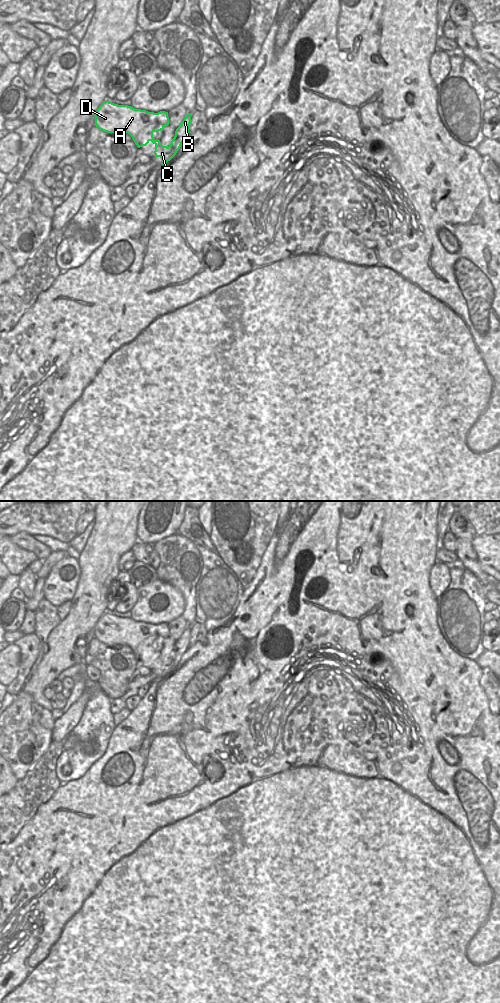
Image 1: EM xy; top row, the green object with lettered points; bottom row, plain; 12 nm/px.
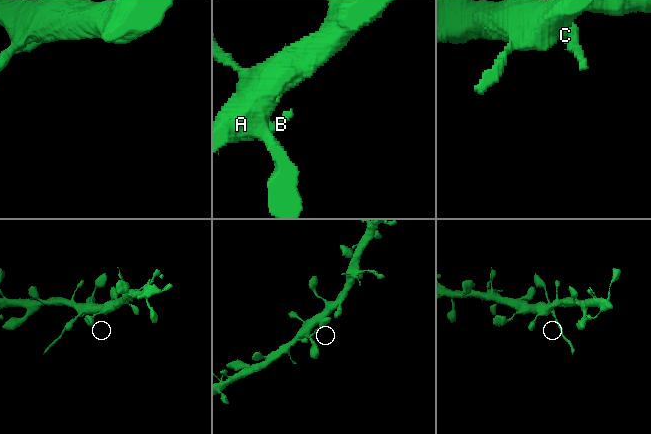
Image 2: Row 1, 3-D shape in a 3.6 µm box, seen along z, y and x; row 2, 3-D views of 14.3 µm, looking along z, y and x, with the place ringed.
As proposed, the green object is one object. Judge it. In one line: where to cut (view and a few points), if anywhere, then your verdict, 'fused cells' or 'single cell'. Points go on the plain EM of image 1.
cut xy (168, 659), (170, 668), (165, 673); fused cells

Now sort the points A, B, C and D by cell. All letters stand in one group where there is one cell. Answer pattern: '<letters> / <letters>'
A C D / B

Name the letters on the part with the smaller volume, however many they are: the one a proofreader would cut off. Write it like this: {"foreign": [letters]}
{"foreign": ["B"]}

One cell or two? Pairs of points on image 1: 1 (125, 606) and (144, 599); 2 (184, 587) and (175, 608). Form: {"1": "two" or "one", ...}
{"1": "two", "2": "two"}

